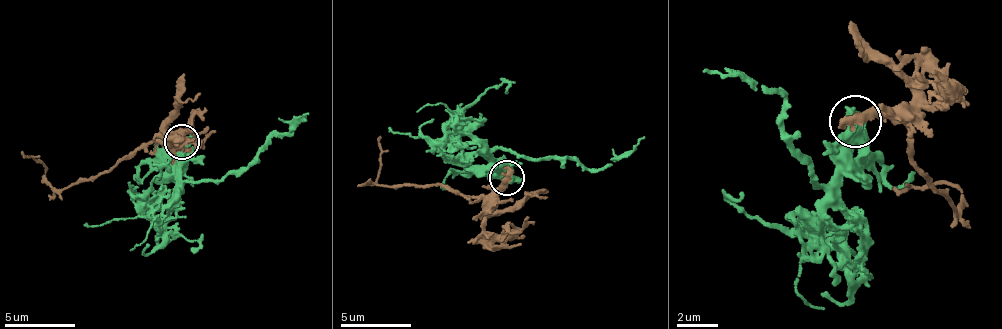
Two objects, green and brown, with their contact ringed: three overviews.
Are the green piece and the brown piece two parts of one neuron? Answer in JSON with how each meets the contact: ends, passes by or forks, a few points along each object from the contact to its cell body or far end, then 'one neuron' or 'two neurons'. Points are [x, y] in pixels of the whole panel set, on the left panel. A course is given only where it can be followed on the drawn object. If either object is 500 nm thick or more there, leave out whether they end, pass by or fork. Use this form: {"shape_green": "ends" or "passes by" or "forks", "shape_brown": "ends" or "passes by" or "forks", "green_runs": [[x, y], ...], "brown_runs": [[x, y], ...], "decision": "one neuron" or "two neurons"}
{"green_runs": [[181, 140], [180, 174], [192, 182], [244, 171], [259, 148], [299, 125], [309, 113]], "brown_runs": [[181, 140], [173, 137], [140, 144], [113, 166], [59, 190], [43, 173], [39, 162], [19, 151]], "decision": "two neurons"}

